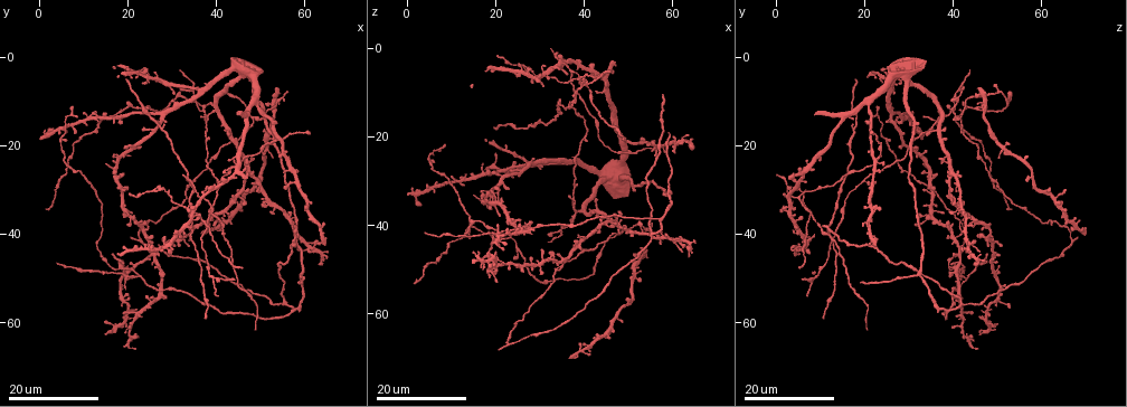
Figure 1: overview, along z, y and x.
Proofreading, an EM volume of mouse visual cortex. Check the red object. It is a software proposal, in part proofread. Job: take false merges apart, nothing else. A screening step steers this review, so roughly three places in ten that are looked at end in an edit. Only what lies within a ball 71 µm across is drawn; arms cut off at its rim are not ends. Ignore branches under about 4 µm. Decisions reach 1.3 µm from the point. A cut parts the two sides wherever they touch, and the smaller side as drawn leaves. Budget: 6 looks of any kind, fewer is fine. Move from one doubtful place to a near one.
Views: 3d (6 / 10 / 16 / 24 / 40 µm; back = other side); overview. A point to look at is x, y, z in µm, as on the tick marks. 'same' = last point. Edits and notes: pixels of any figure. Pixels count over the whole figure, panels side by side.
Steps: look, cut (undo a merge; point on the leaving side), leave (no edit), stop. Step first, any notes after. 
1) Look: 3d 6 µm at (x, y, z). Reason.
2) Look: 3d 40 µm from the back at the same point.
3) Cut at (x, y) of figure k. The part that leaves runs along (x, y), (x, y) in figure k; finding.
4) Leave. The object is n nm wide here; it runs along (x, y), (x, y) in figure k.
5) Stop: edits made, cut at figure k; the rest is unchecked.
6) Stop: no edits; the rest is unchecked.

Look: 3d 24 µm at (37.0, 36.0, 7.0). A fork.

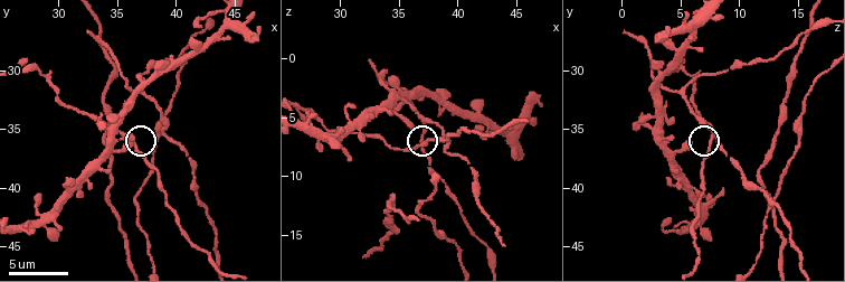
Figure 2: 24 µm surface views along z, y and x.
Look: 3d 6 µm at (36.4, 36.4, 7.4).

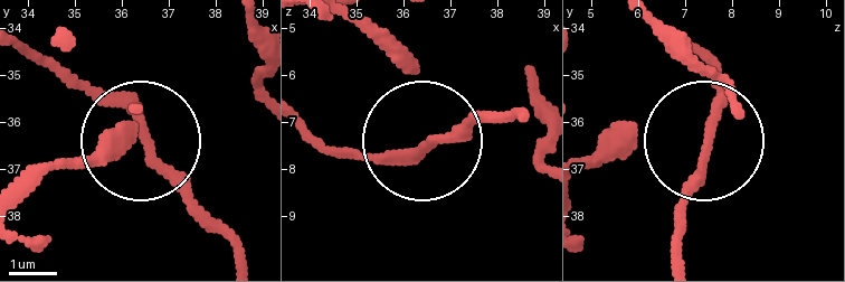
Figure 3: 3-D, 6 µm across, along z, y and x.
Leave. It runs along (366, 21), (401, 57), (426, 142), (518, 118) in figure 3; all the same neuron.

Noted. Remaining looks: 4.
Look: 3d 24 µm at (47.5, 55.0, 19.5). Thick turns thin.

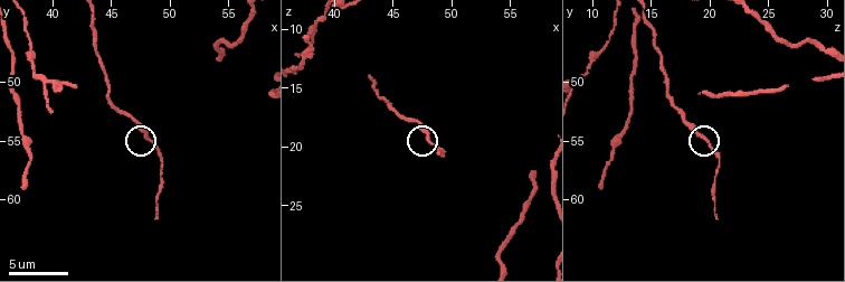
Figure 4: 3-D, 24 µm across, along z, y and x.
Look: 3d 6 µm at (48.2, 54.8, 19.4).

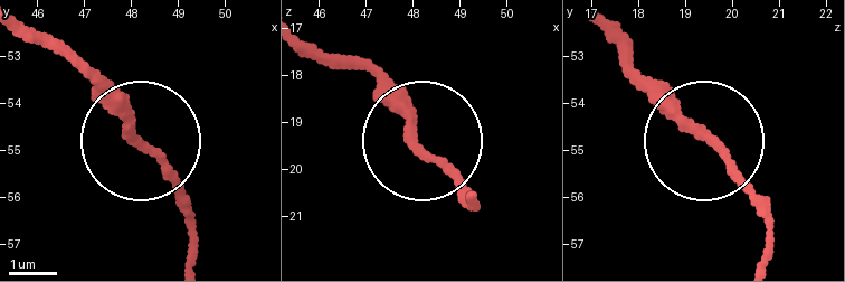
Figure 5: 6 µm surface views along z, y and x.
Leave. The object is 240 nm wide here; it runs along (22, 27), (70, 56), (155, 152), (187, 221) in figure 5; all the same neuron.

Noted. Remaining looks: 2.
Look: 3d 10 µm at (36.8, 41.2, 12.6).

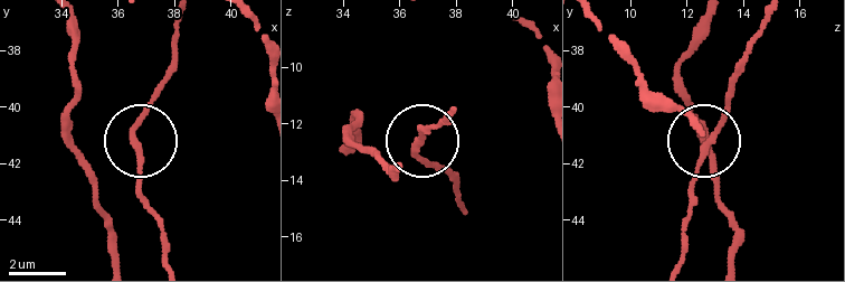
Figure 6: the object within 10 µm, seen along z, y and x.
Leave. 3 arms meet here; it runs along (765, 18), (727, 112), (704, 141), (687, 210) in figure 6; continuous, no second neuron.

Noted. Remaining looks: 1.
Stop: no edits; the rest is unchecked.

